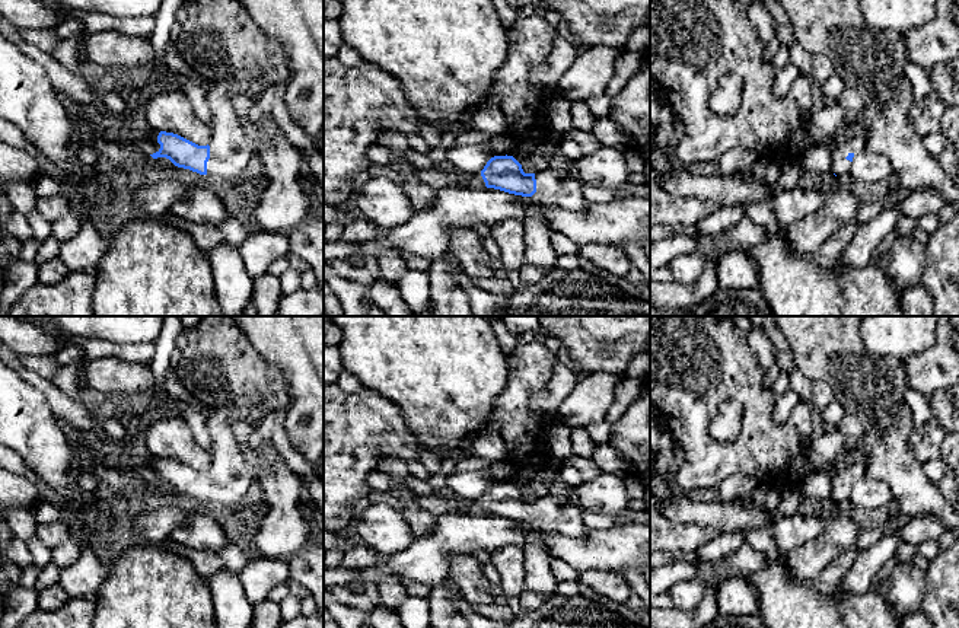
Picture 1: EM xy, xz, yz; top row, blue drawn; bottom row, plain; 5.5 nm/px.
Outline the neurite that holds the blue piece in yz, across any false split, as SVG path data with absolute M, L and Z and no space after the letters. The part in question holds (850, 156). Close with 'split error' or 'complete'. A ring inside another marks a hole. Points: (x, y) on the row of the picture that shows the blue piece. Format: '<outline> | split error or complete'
M867 136L848 137L831 150L832 172L837 175L841 191L851 191L854 181L850 175L851 162L856 153L866 150Z | split error

